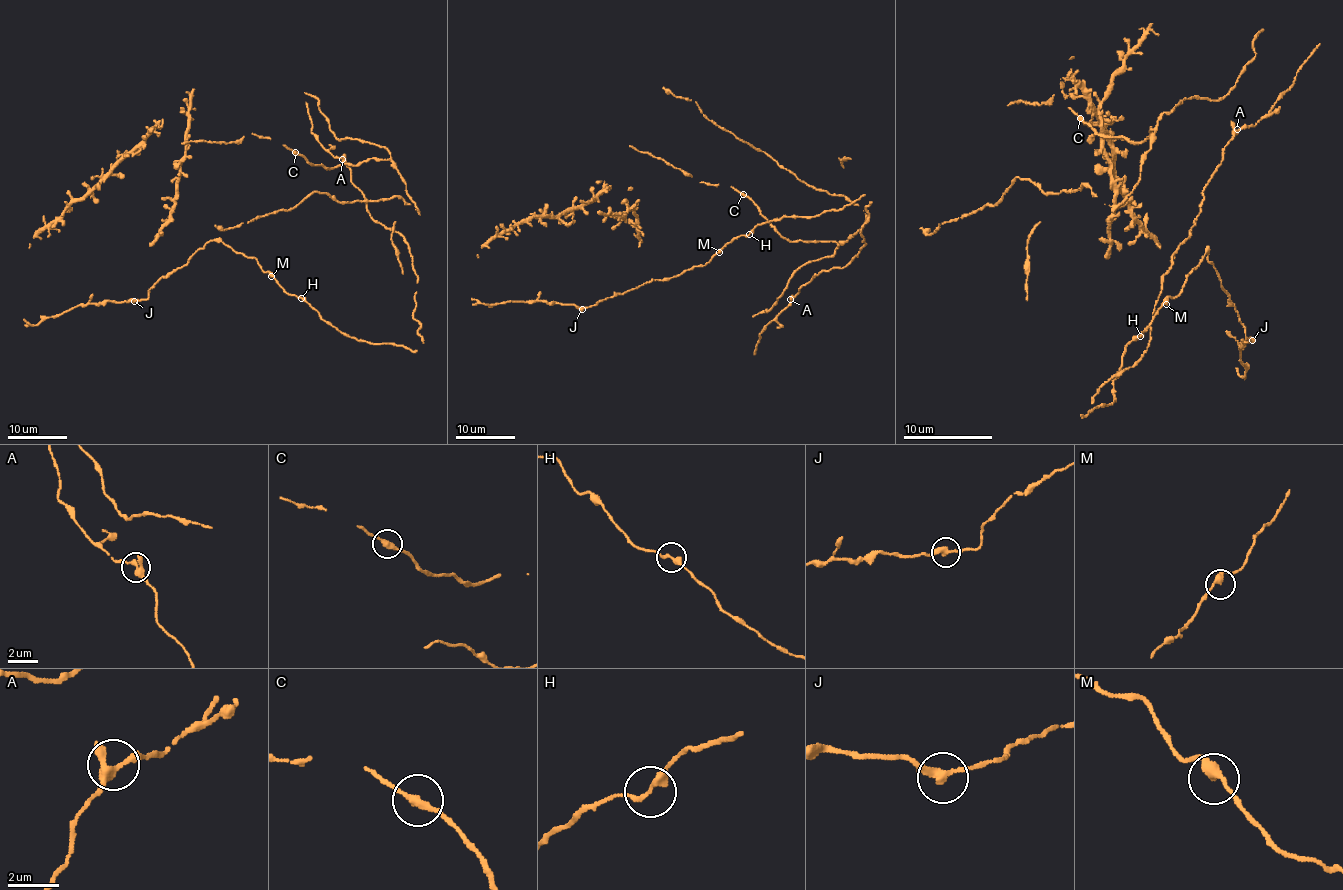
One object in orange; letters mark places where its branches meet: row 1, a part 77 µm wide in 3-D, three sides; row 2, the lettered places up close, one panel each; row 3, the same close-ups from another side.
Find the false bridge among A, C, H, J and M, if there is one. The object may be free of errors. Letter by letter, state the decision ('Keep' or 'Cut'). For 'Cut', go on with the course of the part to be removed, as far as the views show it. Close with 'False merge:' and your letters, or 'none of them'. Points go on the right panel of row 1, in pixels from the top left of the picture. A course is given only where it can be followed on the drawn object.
A: Keep
C: Keep
H: Keep
J: Keep
M: Keep
False merge: none of them

